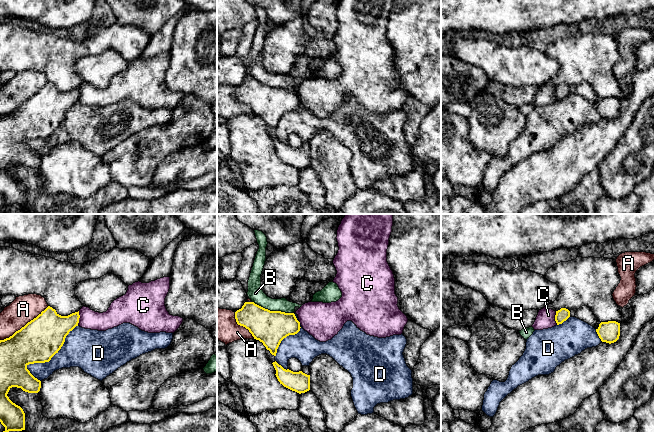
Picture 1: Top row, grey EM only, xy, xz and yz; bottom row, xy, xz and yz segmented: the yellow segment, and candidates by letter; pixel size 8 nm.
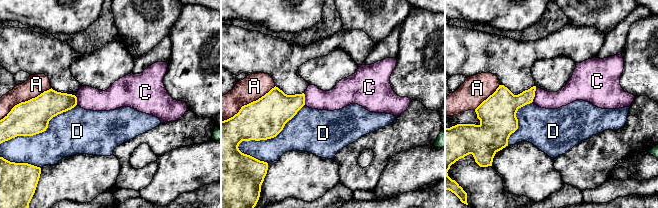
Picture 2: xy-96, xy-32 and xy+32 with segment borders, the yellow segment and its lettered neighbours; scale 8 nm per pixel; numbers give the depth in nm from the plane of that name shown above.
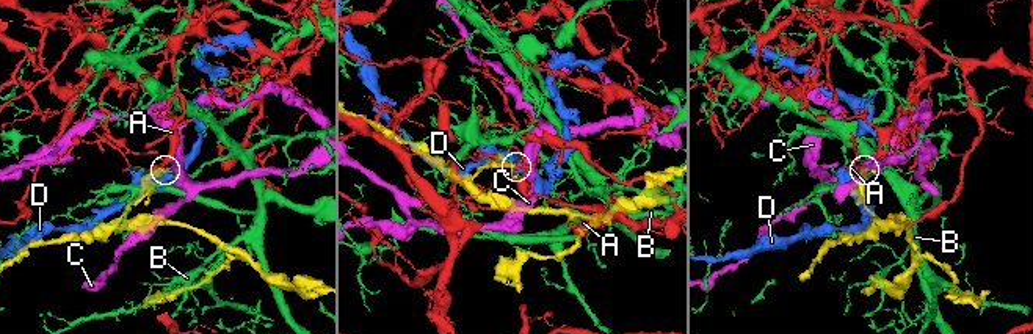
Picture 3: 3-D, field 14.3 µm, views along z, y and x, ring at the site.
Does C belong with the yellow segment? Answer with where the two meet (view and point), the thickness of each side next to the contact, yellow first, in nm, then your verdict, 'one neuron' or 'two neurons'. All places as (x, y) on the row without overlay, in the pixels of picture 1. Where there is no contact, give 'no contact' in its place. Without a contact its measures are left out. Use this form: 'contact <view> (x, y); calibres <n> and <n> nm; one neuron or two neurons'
contact xy (79, 93); calibres 260 and 160 nm; two neurons

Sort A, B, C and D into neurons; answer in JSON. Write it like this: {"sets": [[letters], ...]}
{"sets": [["A"], ["B"], ["C"], ["D"]]}

